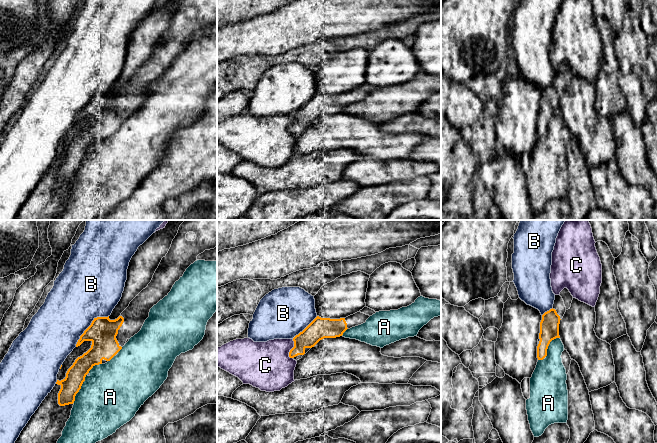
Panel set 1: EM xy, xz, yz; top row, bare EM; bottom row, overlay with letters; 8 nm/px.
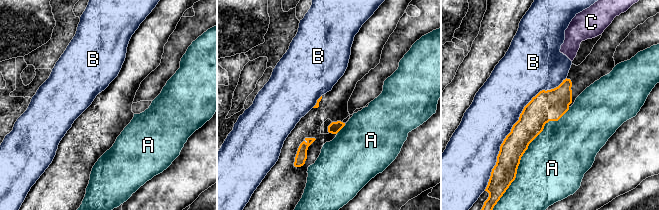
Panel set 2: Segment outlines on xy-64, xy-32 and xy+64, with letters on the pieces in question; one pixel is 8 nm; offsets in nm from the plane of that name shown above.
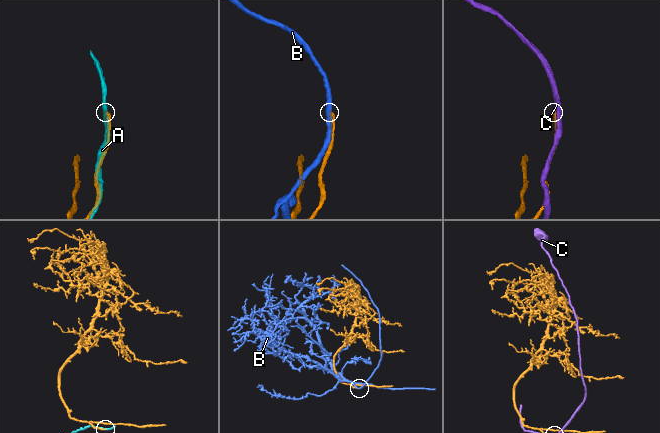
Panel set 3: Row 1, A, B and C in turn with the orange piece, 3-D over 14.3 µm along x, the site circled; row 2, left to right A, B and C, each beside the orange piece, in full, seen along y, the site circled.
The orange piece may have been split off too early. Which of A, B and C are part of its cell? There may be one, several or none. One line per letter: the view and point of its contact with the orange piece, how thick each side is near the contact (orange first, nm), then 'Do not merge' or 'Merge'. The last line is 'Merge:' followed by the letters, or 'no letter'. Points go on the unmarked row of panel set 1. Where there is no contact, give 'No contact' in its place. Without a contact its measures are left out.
A: Touches orange at xy (80, 164). Thickness 160 nm (orange) against 480 nm. Do not merge
B: Touches orange at xy (89, 102). Thickness 220 nm (orange) against 420 nm. Do not merge
C: Touches orange at xz (291, 125). Thickness 160 nm (orange) against 380 nm. Do not merge
Merge: no letter

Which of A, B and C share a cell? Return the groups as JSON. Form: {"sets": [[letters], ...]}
{"sets": [["A"], ["B"], ["C"]]}

